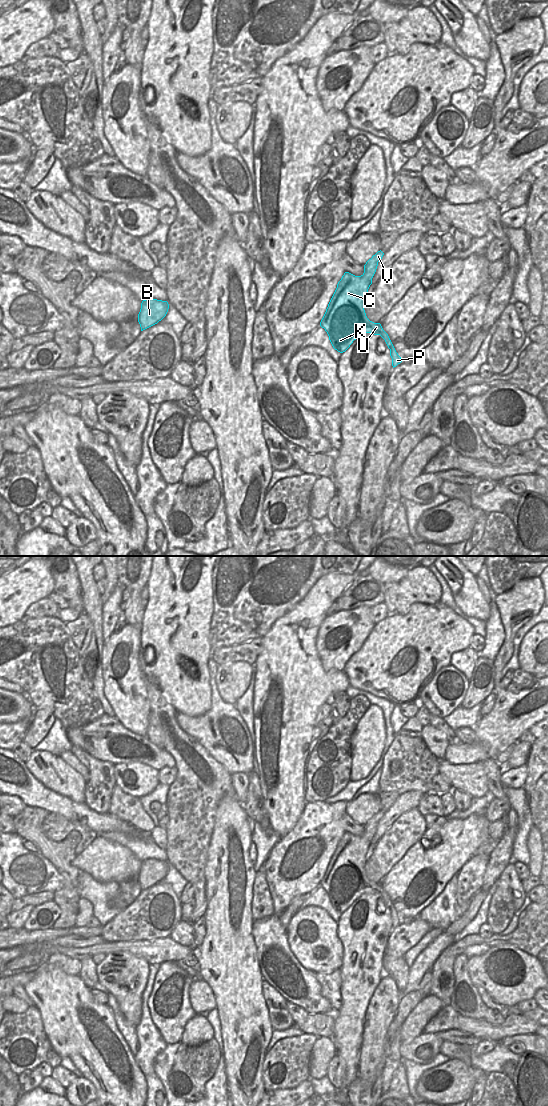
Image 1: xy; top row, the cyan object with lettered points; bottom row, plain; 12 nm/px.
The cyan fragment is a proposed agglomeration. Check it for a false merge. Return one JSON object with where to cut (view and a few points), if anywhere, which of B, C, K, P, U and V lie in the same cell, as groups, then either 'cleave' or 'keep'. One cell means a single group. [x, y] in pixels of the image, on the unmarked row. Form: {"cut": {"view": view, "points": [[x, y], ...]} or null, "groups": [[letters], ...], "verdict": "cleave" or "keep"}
{"cut": null, "groups": [["B", "C", "K", "P", "U", "V"]], "verdict": "keep"}

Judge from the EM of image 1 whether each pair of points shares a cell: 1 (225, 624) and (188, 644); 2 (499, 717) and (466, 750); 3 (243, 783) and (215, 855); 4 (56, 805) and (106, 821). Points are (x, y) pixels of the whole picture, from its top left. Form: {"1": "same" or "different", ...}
{"1": "different", "2": "same", "3": "different", "4": "same"}

